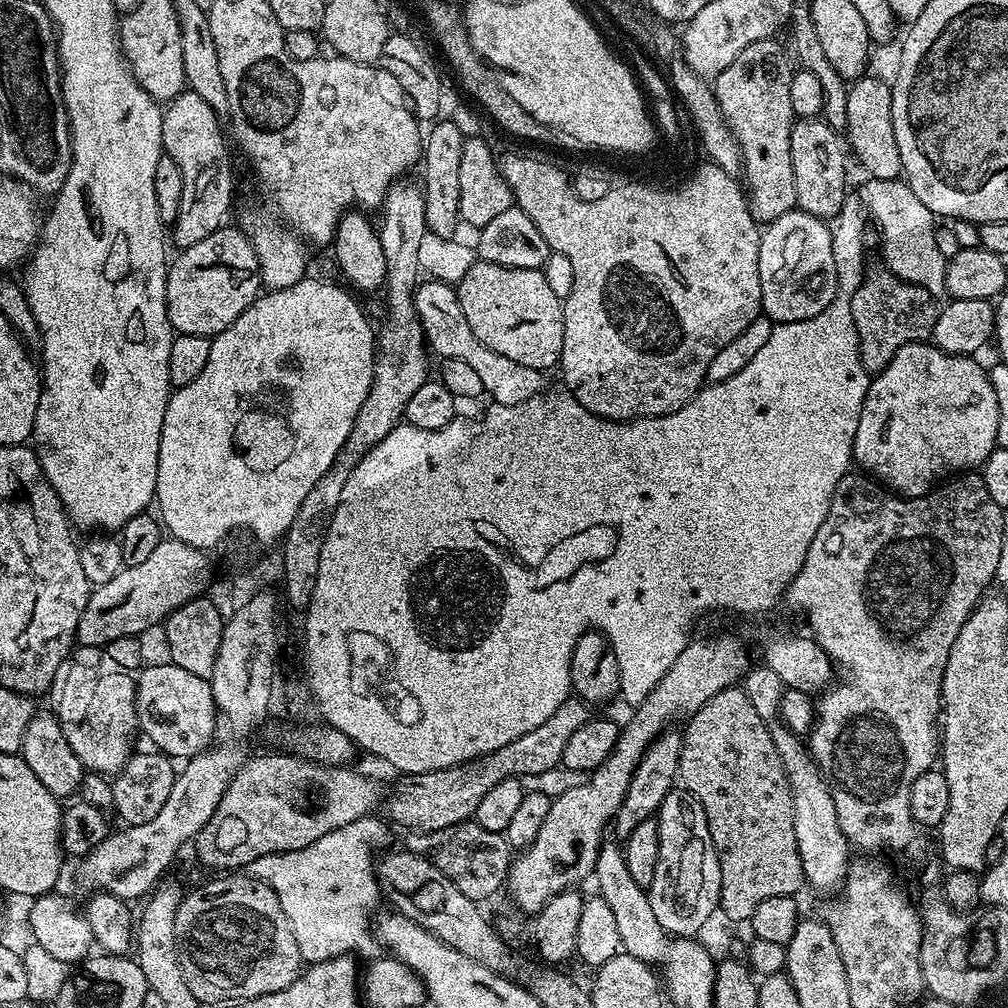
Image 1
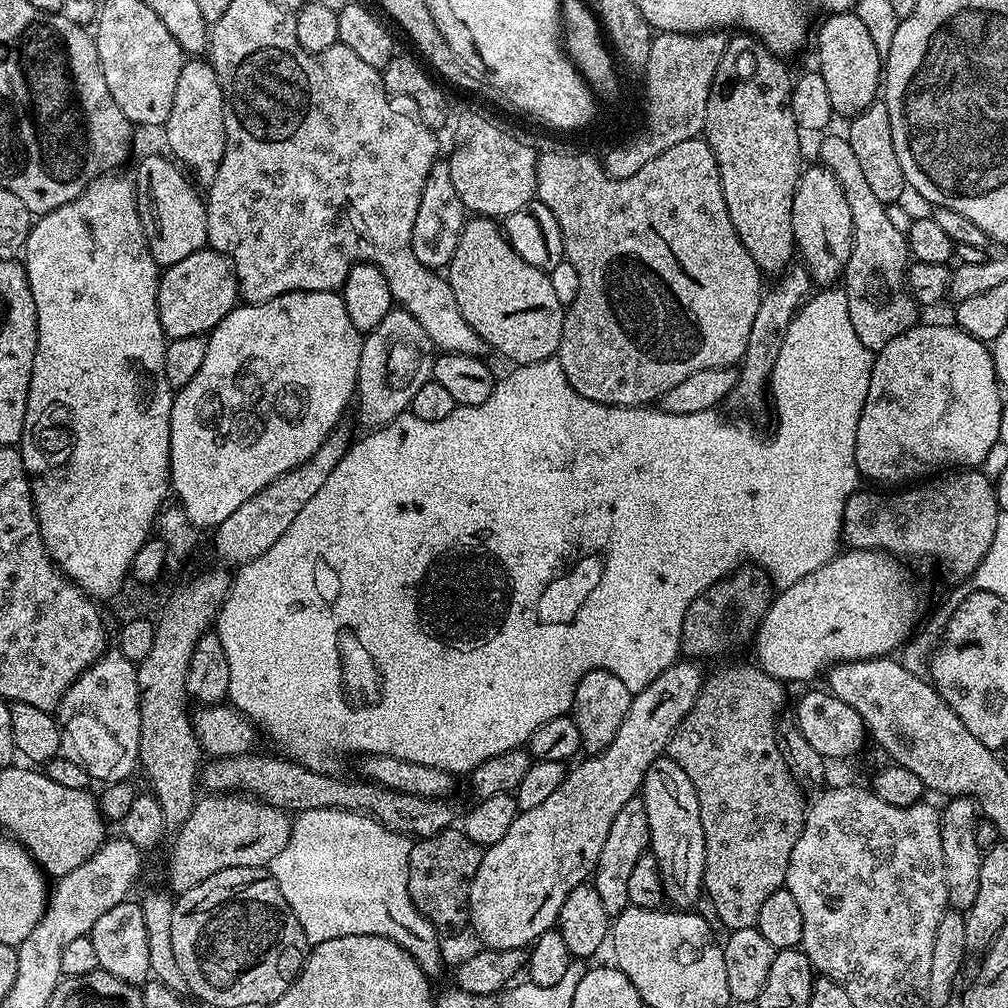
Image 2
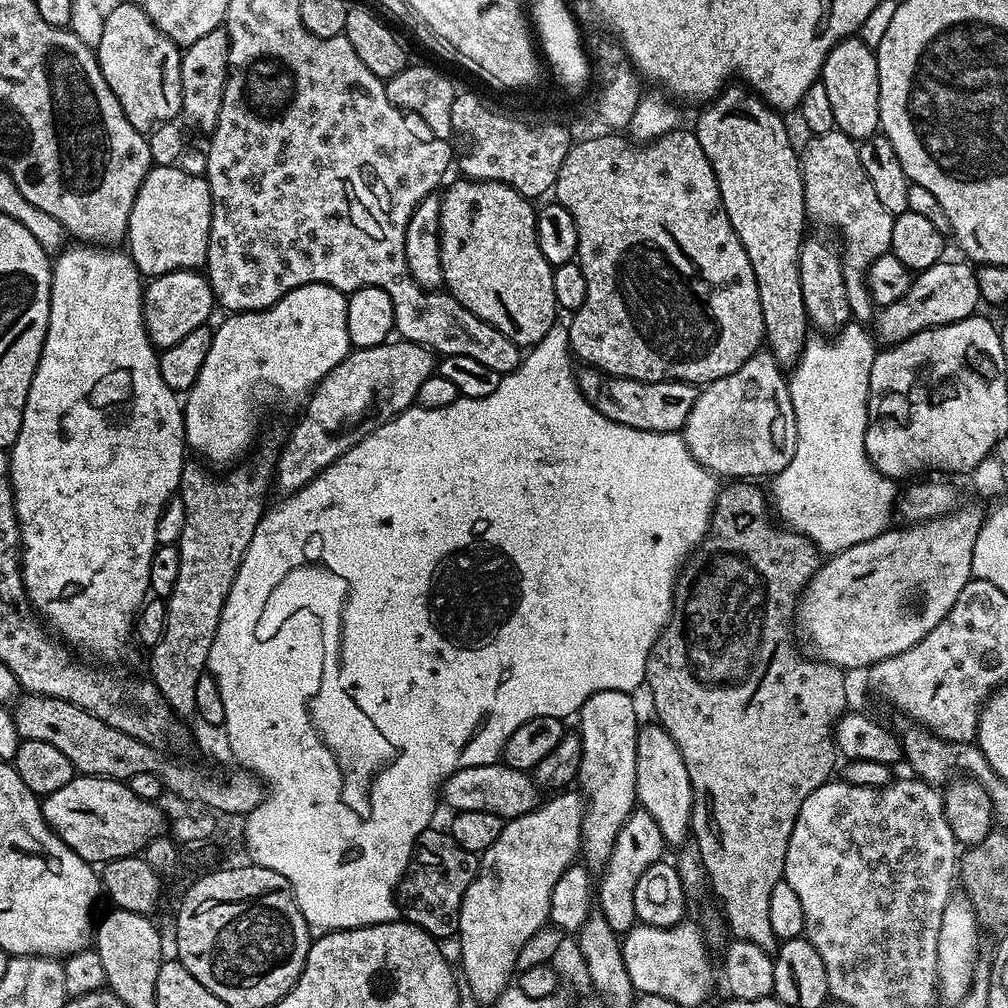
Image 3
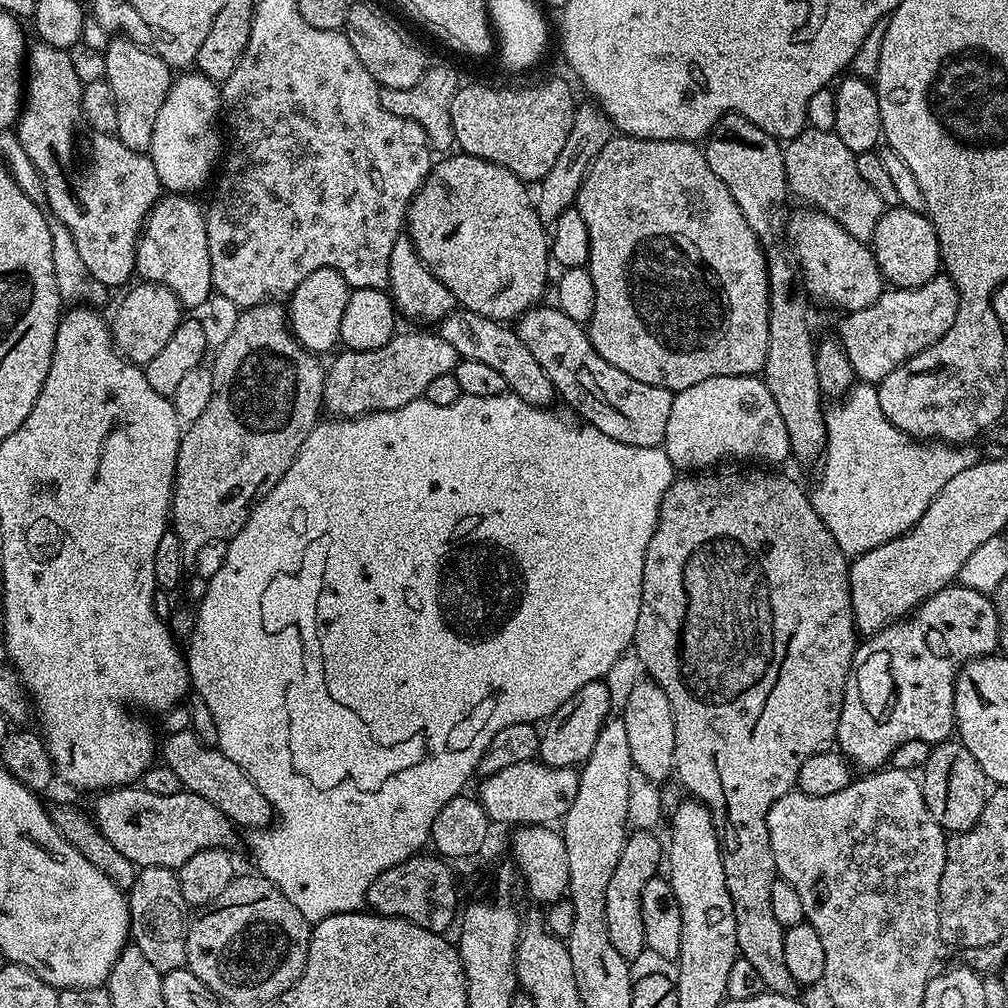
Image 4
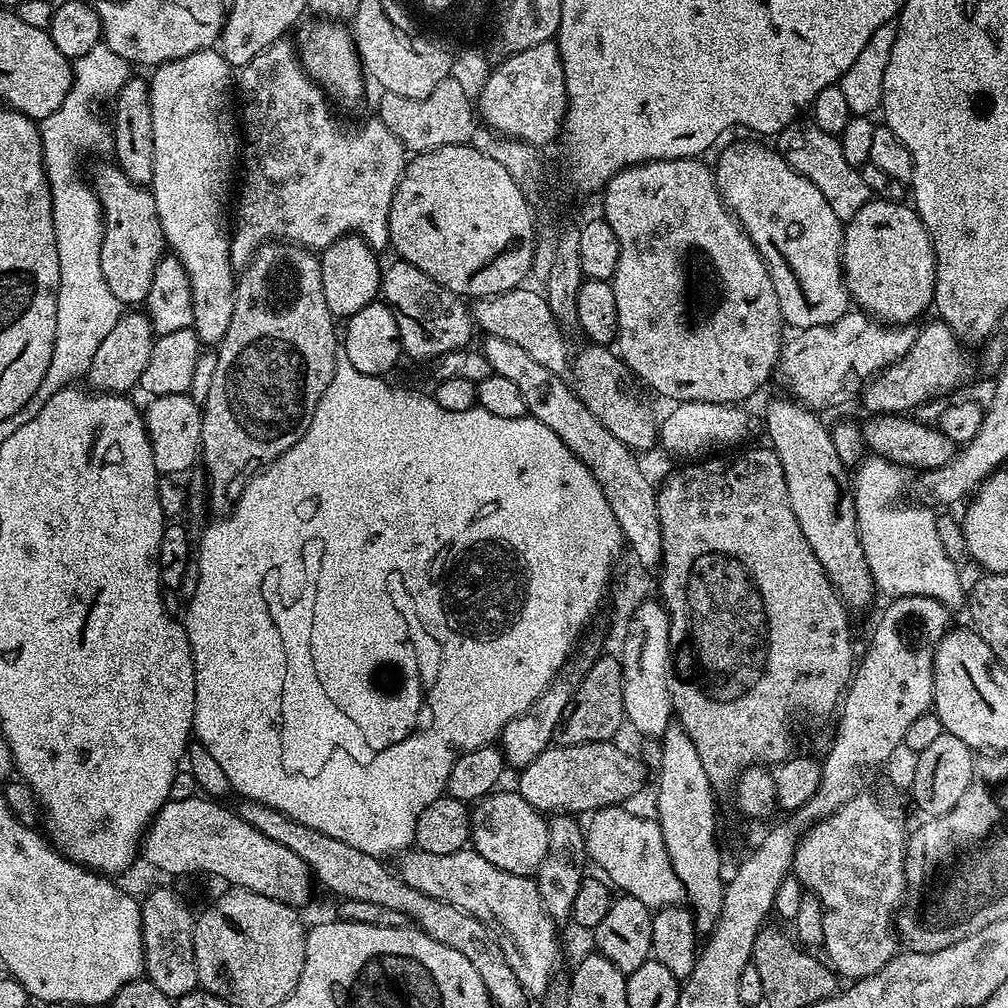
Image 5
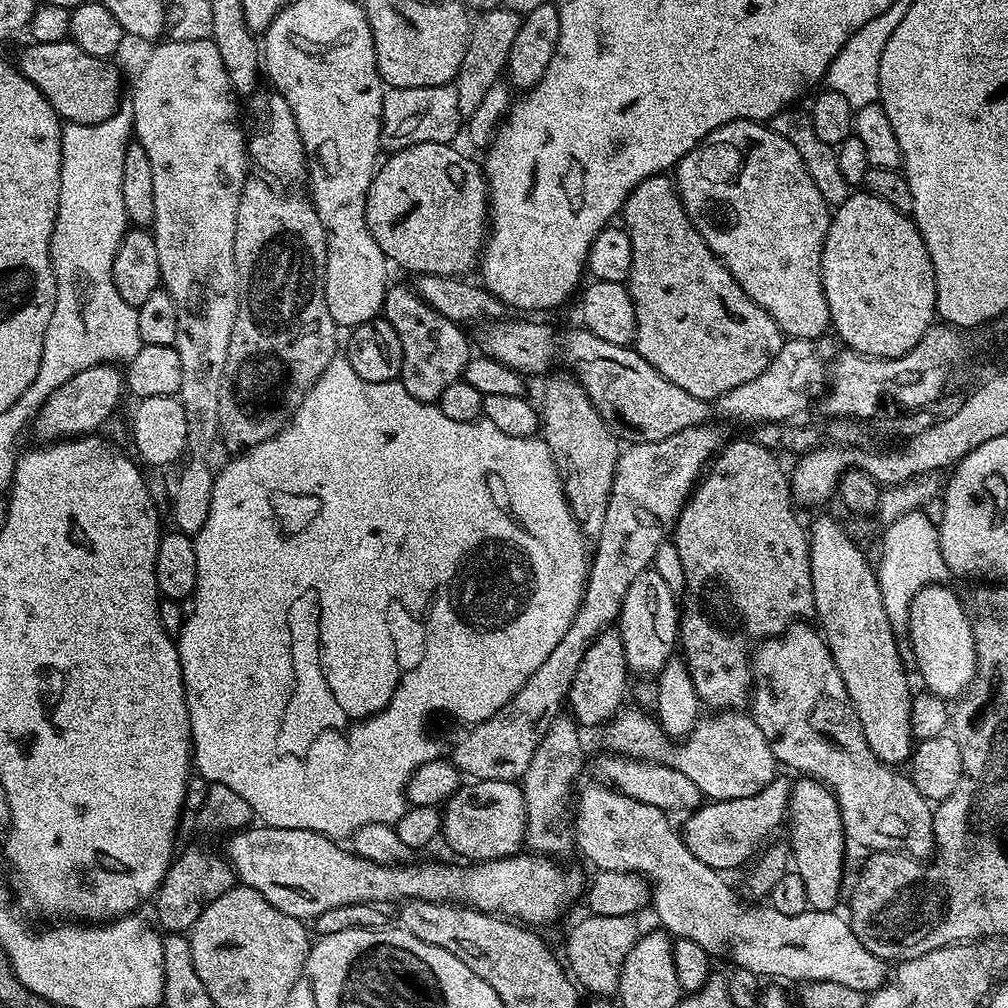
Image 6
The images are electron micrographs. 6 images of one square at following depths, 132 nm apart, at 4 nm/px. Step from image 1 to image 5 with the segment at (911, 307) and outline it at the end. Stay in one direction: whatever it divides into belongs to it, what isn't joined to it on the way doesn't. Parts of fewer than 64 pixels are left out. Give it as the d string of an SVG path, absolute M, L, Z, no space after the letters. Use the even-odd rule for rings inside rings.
M797 122L779 132L774 147L790 167L802 174L802 178L814 182L814 186L822 190L822 198L830 202L830 210L834 210L842 222L854 218L854 214L858 214L858 210L868 204L870 193L866 182L862 182L860 168L846 162L846 154L842 154L839 139L826 134L826 130L818 130L818 126L811 122Z

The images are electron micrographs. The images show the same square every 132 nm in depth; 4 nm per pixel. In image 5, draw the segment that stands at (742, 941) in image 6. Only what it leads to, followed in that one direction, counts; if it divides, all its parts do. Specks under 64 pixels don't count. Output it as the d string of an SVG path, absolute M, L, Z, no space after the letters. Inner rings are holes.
M624 806L597 808L587 817L589 861L593 865L596 863L605 872L603 875L613 889L620 888L616 890L623 895L638 898L638 902L642 902L650 910L671 904L683 905L686 900L684 886L674 872L674 866L670 864L670 854L666 854L666 842L662 842L659 823L651 815L639 816L626 809Z

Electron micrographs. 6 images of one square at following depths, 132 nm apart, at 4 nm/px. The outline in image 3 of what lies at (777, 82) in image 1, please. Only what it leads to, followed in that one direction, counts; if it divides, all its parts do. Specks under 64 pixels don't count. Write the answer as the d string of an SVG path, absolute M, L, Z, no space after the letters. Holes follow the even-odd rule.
M728 86L707 105L708 108L696 120L694 131L706 158L716 175L718 190L734 226L734 234L746 246L746 258L754 266L754 278L758 282L758 302L762 302L764 339L781 366L795 365L804 352L810 335L810 323L806 305L802 300L801 279L799 278L800 248L806 239L804 224L804 183L800 169L800 152L788 137L785 117L777 109L768 107L763 98L747 87Z

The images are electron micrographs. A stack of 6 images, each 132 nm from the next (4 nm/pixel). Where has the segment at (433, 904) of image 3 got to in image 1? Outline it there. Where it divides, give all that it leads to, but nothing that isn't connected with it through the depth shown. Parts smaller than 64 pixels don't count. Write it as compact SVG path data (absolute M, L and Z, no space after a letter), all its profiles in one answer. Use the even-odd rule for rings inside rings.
M475 819L463 820L454 826L446 826L442 830L433 832L409 831L404 840L403 847L407 851L426 857L466 898L477 902L484 902L487 896L492 896L496 891L503 889L508 877L510 867L510 849L503 832L482 830Z

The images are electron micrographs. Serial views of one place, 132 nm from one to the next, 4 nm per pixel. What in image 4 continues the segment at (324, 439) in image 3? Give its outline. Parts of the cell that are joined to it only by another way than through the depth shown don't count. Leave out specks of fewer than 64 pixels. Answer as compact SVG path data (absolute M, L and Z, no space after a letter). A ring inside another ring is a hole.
M432 330L424 331L428 332L401 331L378 350L341 351L341 356L326 368L323 407L337 417L351 418L368 412L398 410L421 399L433 378L455 372L458 359L446 338Z

